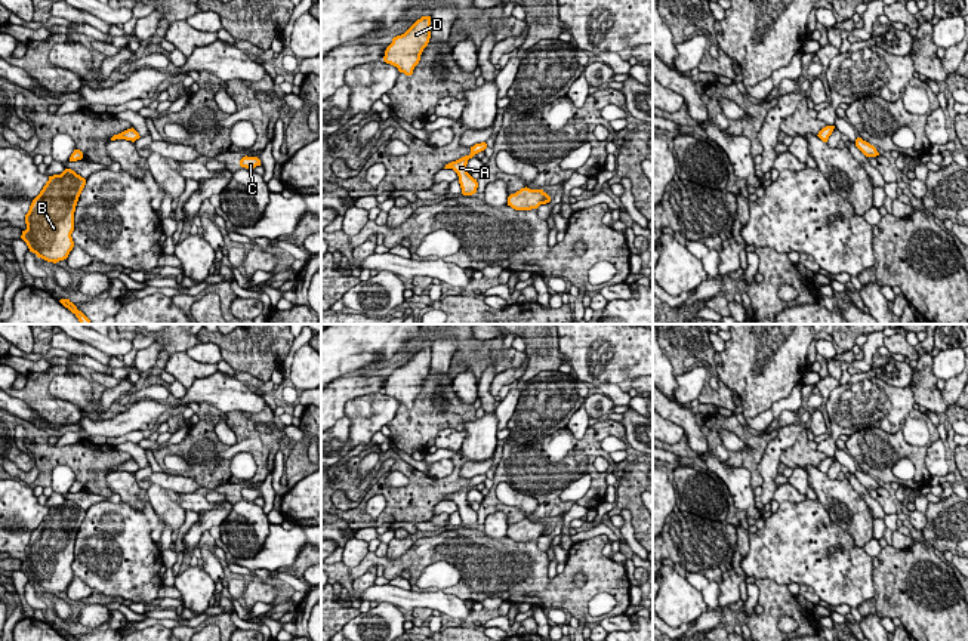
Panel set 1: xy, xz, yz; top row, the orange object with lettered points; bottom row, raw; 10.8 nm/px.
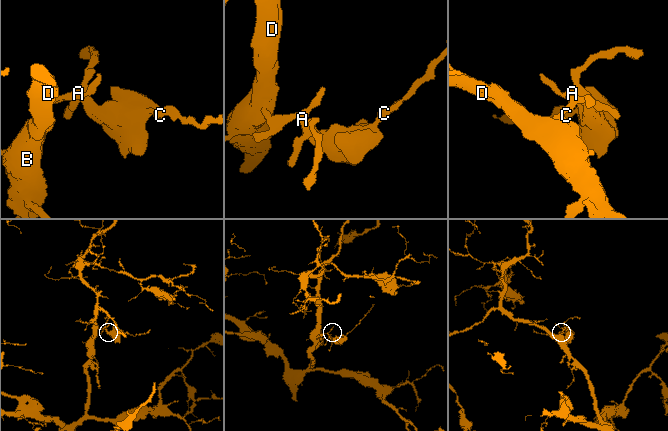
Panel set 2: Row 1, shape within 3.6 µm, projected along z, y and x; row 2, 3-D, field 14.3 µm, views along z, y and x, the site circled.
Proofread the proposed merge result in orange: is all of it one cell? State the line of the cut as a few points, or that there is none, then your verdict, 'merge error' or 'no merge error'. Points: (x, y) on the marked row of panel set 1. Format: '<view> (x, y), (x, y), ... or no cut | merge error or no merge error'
no cut | no merge error

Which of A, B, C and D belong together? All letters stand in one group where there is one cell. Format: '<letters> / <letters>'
A B C D

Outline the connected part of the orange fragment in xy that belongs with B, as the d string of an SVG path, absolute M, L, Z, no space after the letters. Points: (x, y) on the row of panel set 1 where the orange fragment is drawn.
M65 169L61 175L49 176L33 200L21 238L37 258L53 264L68 258L74 247L74 212L84 185L84 178Z

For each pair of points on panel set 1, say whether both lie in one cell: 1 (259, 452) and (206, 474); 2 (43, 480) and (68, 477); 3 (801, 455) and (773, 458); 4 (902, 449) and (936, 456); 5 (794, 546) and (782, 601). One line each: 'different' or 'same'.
1: same
2: different
3: different
4: different
5: different

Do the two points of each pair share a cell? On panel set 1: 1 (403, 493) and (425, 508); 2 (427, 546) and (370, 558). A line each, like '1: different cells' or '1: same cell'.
1: same cell
2: same cell

